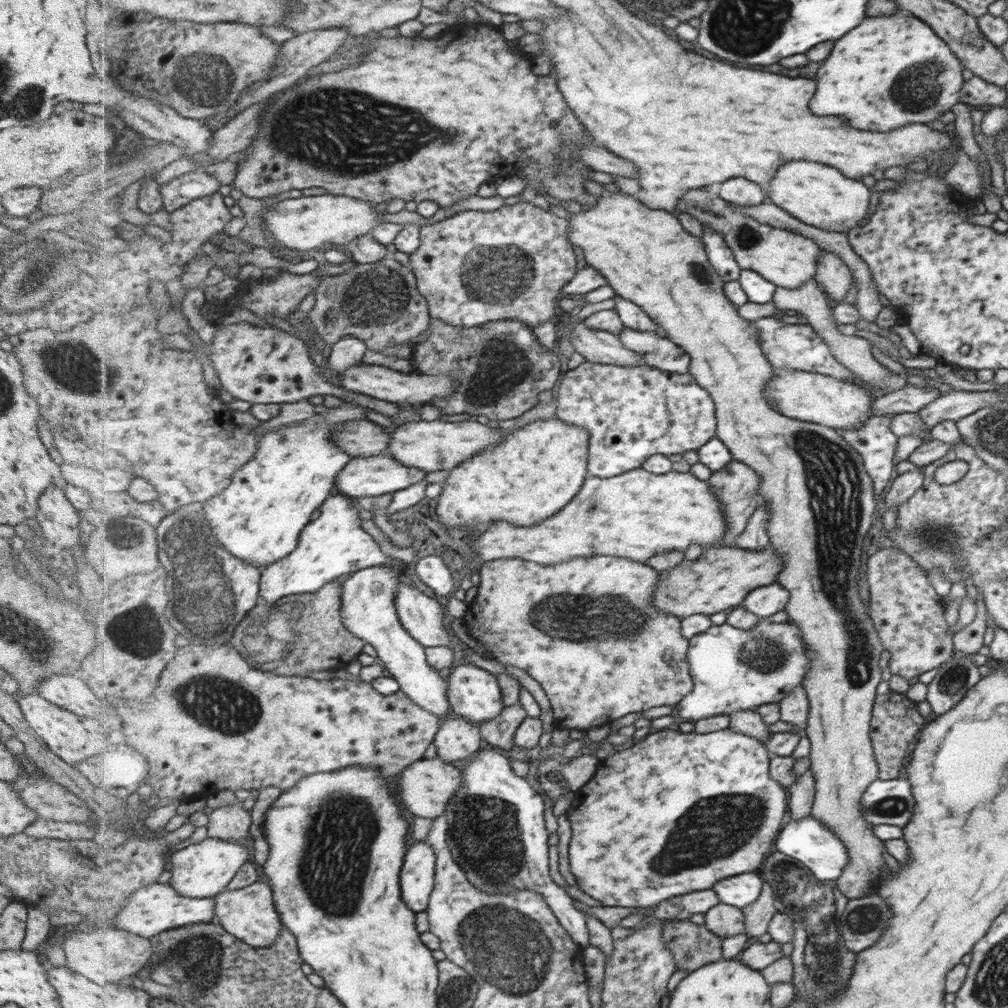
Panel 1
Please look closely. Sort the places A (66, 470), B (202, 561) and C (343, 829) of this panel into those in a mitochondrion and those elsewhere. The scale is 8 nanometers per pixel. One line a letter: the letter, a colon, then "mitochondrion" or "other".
A: other
B: mitochondrion
C: mitochondrion

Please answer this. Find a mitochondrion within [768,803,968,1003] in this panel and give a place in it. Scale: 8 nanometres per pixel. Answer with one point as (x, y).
(828, 962)

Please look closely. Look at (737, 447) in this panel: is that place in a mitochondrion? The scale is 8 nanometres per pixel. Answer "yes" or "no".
no

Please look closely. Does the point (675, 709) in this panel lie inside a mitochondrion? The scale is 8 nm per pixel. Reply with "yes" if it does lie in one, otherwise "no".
no

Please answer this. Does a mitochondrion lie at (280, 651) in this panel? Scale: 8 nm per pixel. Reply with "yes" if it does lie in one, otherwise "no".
yes

